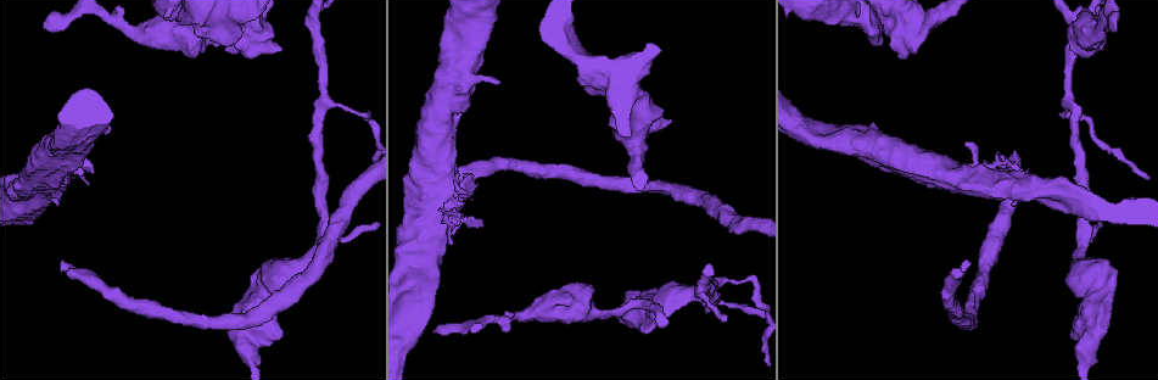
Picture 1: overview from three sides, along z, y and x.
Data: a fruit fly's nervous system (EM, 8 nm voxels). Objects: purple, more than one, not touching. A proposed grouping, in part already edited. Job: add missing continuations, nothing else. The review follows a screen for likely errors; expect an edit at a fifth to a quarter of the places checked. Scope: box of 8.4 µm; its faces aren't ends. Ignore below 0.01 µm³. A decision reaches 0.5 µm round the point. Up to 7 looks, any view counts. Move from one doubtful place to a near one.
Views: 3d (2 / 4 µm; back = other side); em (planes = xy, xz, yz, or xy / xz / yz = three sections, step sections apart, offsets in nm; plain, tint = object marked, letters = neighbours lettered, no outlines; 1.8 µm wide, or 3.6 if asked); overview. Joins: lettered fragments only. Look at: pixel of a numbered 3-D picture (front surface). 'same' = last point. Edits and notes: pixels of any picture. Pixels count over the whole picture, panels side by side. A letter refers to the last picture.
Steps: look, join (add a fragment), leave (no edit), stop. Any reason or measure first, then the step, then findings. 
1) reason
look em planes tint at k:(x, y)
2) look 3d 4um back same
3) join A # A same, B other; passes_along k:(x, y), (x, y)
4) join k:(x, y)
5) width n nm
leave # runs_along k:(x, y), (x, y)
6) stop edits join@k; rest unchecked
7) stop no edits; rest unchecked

an open end
look 3d 2um back at 1:(108, 132)

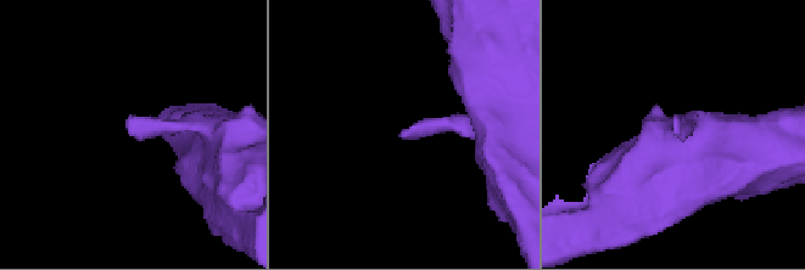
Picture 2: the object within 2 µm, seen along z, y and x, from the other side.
shape alone is not enough
look em planes tint at 2:(674, 132)

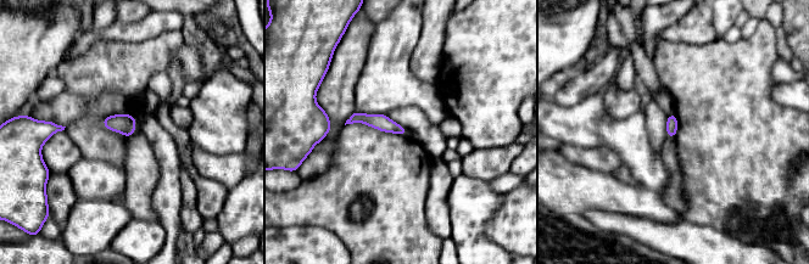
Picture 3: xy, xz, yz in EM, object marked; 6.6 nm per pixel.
see the neighbours
look em planes letters same

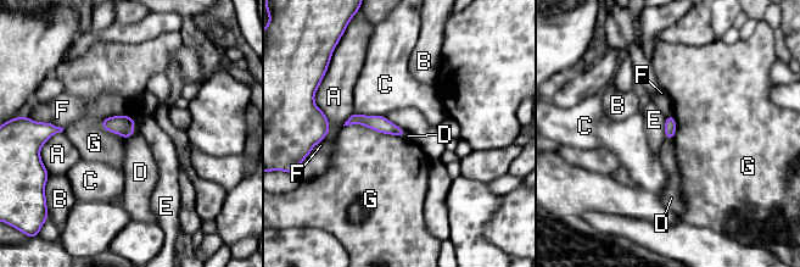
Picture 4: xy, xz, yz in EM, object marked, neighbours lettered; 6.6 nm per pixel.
leave # A other, B other, C other, D other, E other, F other, G other; runs_along 4:(350, 121), (375, 122), (401, 133); no lettered fragment goes on from it

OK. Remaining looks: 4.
free end
look em 3.6um xy step 16 letters at 1:(968, 260)

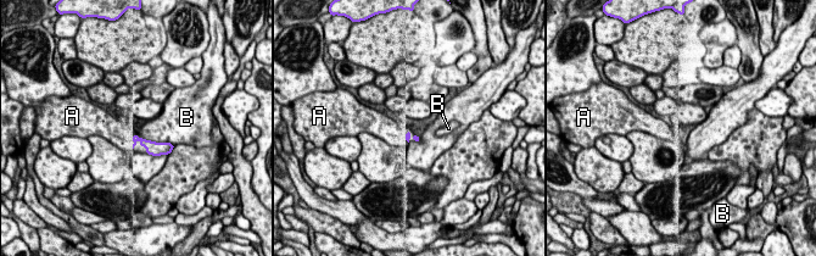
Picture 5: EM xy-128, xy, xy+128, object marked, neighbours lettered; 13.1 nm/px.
look em 3.6um planes letters same

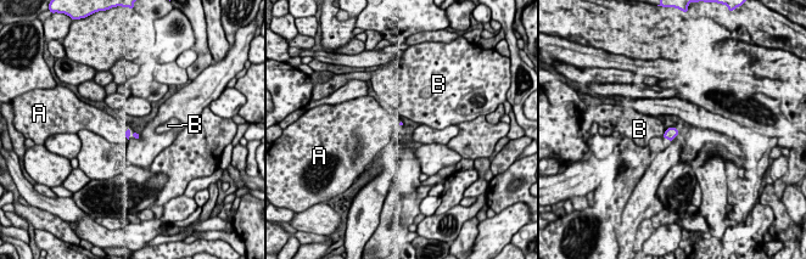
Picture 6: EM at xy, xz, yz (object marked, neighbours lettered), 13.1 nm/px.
longest_contact A 180 nm
join A # A same, B other; it goes on there

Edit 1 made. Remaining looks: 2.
stop edits join@6; rest unchecked

